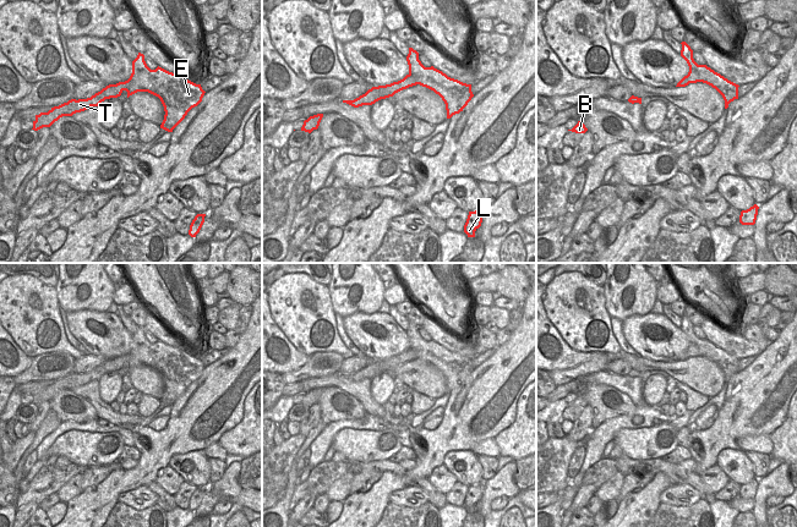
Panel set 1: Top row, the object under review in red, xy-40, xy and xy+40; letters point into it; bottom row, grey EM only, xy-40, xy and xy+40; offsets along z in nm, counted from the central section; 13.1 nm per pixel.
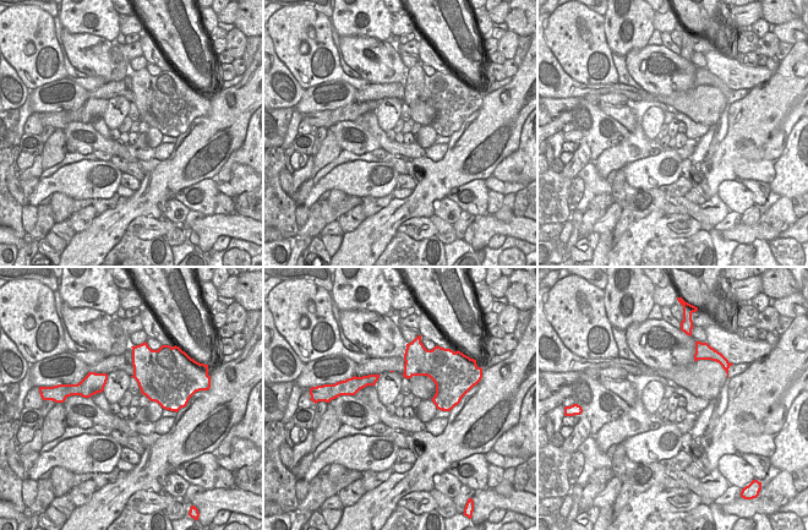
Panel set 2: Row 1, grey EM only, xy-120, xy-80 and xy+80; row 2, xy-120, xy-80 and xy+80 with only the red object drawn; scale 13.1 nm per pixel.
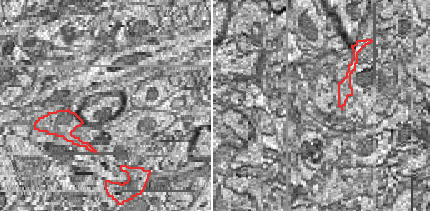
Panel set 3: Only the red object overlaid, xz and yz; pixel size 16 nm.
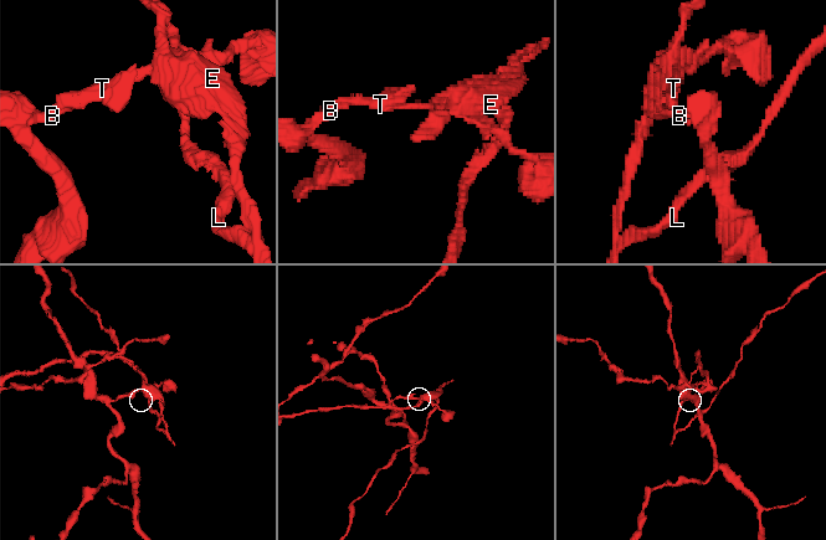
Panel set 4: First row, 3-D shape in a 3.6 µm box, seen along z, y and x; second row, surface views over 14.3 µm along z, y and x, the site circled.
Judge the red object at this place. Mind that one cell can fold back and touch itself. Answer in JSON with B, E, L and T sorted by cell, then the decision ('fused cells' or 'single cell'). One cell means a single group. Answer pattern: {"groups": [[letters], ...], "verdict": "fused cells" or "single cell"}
{"groups": [["B", "T"], ["E", "L"]], "verdict": "fused cells"}

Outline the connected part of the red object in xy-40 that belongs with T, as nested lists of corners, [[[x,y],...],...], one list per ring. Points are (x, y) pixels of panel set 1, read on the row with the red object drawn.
[[[130,79],[125,82],[119,82],[116,84],[109,84],[91,98],[78,100],[71,99],[67,103],[51,108],[48,112],[40,112],[39,115],[36,115],[32,130],[38,131],[43,127],[50,127],[60,117],[72,116],[73,114],[84,111],[91,106],[98,106],[105,99],[120,97],[124,90],[127,92],[129,98]]]

